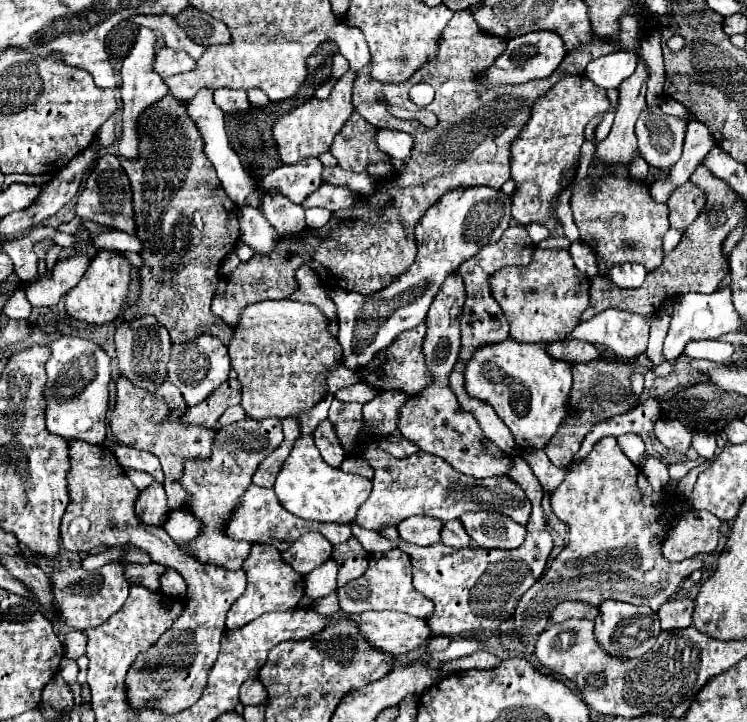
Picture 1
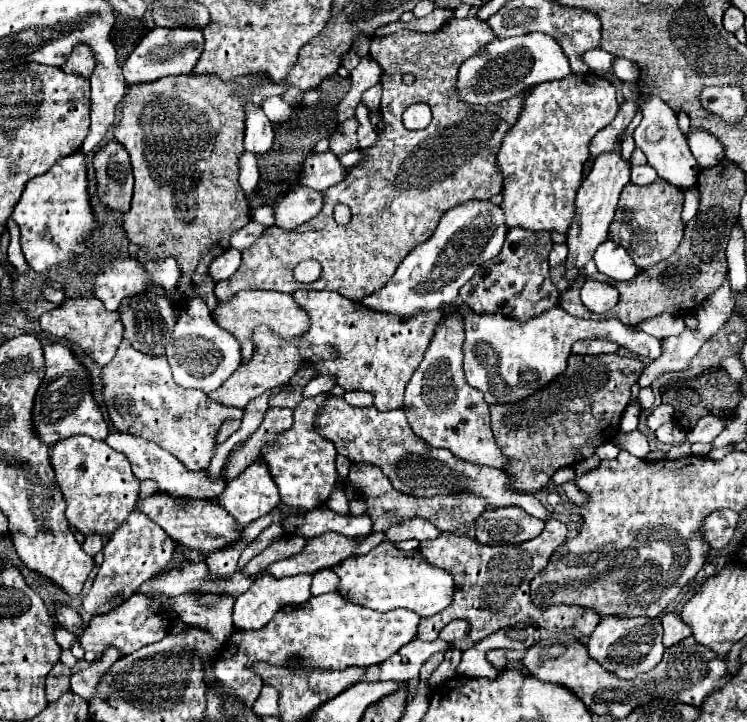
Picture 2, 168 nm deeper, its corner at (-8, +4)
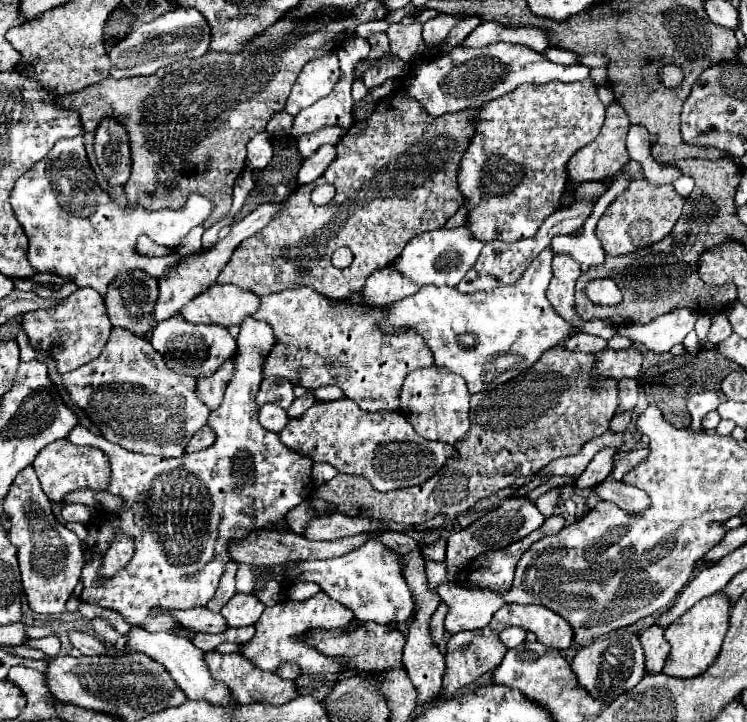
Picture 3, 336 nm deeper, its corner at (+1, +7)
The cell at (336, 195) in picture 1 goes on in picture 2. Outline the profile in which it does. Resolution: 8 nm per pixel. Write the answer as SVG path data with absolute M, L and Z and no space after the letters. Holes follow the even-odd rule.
M298 184L290 190L284 198L278 200L274 208L274 224L278 228L296 228L308 220L312 220L322 210L320 192L308 190L306 186Z

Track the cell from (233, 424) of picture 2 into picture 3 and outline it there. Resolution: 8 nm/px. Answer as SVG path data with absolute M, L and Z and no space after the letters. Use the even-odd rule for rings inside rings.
M201 427L189 441L187 445L187 453L193 453L193 451L201 451L201 449L207 449L209 445L213 445L215 441L215 433L211 431L211 427Z

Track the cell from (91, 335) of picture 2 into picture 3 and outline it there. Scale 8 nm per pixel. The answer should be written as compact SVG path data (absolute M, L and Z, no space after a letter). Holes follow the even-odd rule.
M77 289L51 309L25 313L23 327L35 349L45 349L57 359L61 373L79 369L81 365L97 359L111 333L111 321L107 317L103 297L95 289Z

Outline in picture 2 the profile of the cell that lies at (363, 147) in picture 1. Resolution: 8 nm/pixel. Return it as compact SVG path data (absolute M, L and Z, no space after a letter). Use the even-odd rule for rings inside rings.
M376 84L376 86L372 86L372 88L368 88L368 90L364 92L362 102L368 106L370 112L376 112L378 106L380 106L380 96L382 96L382 86Z

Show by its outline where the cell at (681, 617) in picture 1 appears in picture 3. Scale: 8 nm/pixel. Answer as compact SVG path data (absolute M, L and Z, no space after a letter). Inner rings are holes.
M647 627L641 635L641 643L645 649L645 665L649 673L661 673L665 659L667 659L667 639L665 639L665 629L663 627Z

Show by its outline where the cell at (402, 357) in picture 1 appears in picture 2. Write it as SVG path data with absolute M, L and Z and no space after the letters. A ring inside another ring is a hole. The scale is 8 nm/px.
M296 290L292 296L294 302L308 314L310 330L298 338L284 340L268 326L258 326L252 338L254 354L250 362L240 364L236 374L232 374L218 390L210 392L208 396L224 406L244 408L250 400L262 396L264 392L288 384L310 364L318 370L318 374L332 376L346 392L370 392L374 396L372 406L380 412L402 408L404 388L422 362L434 330L442 320L440 310L422 310L410 318L400 318L396 314L372 310L362 302L352 302L336 292Z

